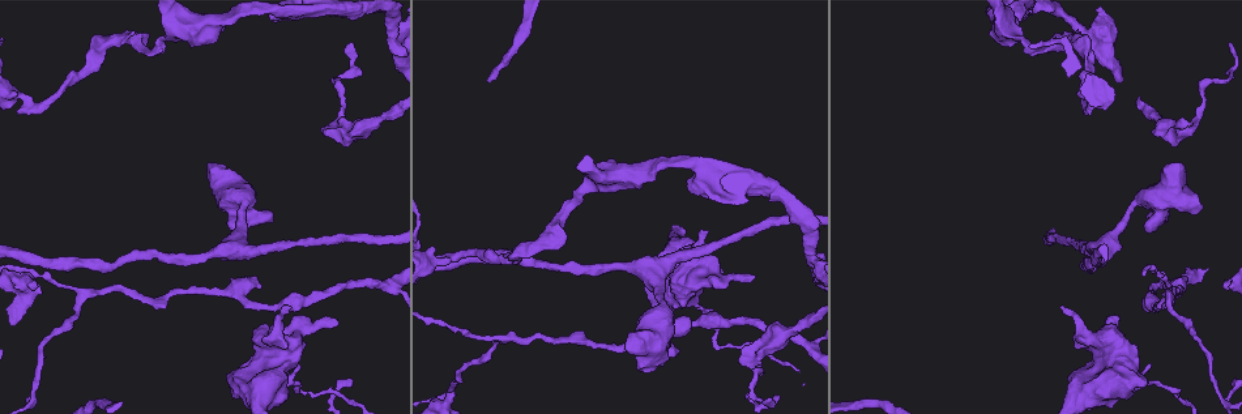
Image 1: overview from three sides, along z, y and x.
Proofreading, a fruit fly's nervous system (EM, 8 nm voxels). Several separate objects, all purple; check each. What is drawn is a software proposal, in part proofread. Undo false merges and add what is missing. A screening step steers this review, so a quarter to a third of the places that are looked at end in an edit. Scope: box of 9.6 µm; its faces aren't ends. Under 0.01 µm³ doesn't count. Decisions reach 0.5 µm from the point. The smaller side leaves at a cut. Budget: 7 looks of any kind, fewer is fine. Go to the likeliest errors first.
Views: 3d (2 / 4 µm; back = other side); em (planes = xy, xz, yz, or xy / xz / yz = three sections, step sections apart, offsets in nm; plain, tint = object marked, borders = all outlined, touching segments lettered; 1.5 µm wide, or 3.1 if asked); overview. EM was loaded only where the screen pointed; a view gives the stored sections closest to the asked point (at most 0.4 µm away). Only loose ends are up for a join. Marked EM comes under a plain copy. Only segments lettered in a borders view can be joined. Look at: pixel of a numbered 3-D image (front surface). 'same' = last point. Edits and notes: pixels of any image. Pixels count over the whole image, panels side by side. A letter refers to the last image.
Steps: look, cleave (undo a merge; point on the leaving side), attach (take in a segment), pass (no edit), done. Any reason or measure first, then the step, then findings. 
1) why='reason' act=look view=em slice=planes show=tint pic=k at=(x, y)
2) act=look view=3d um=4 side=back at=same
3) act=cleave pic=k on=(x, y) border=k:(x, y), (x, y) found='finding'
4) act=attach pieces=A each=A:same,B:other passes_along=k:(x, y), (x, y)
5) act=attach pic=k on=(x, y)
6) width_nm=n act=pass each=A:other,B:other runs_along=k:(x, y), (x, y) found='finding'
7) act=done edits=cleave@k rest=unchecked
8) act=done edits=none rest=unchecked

why='branch stops here' act=look view=3d um=2 pic=1 at=(755, 276)

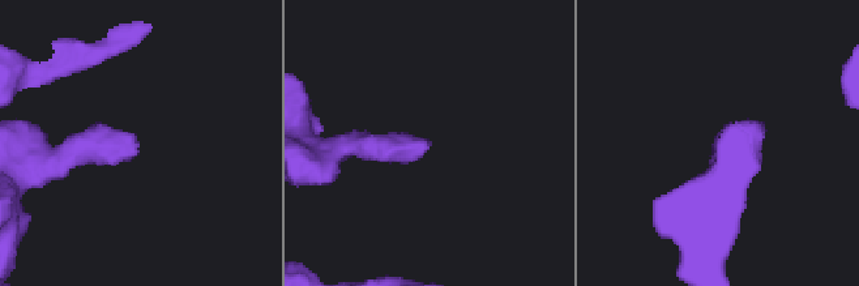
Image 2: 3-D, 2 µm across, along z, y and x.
act=look view=em slice=planes show=borders pic=2 at=(135, 143)

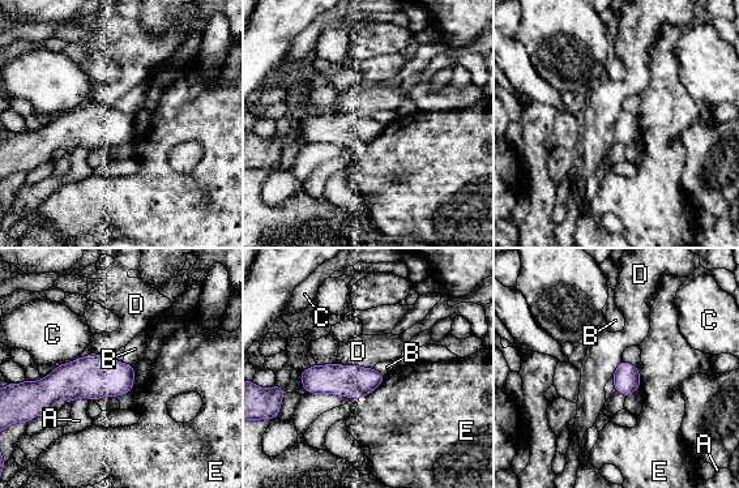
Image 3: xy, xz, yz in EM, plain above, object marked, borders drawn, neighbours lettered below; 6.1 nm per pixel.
act=pass each=A:other,B:other,C:other,D:other,E:other border=3:(385, 376), (370, 393), (359, 399) found='none of them fits'

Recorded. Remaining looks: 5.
why='sharp bend' act=look view=3d um=4 pic=1 at=(287, 384)

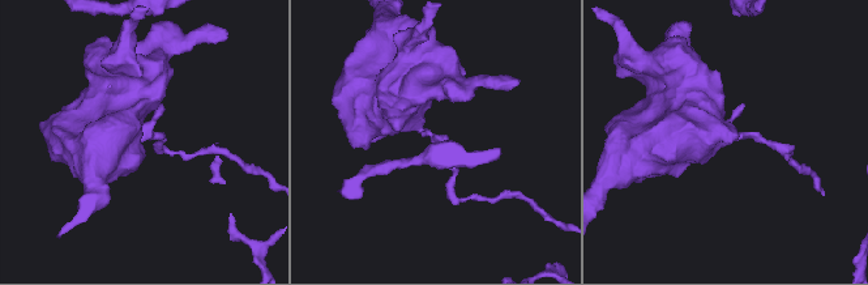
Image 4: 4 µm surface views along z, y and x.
act=look view=em slice=yz step=4 show=tint pic=4 at=(436, 141)

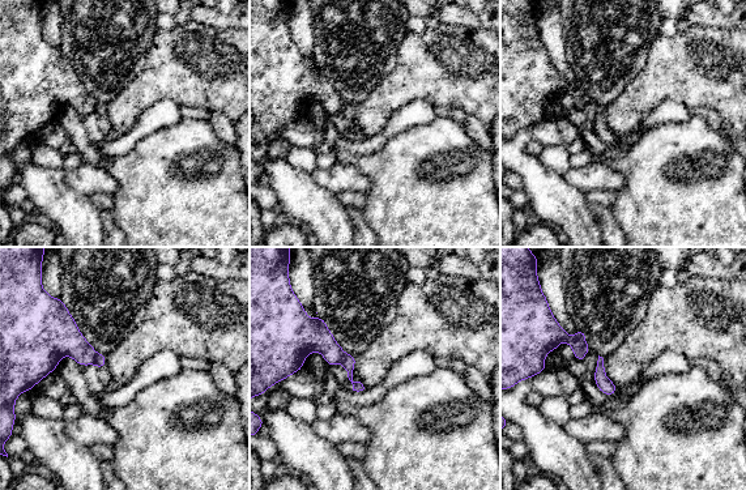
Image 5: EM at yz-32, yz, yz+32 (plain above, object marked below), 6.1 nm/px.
act=look view=em slice=yz step=4 show=borders at=same

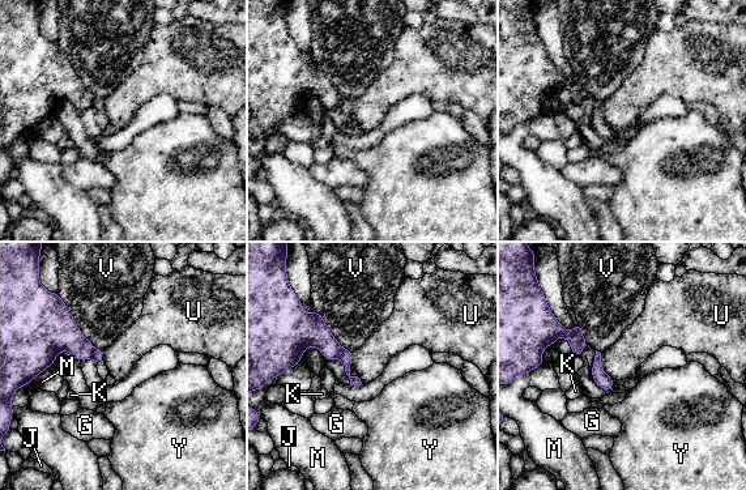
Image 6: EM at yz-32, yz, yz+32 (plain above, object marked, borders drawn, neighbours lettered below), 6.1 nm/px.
act=cleave pic=6 on=(97, 357) each=G:other,J:other,K:other,M:other,U:other,V:other,Y:other found='two neurons meet here'

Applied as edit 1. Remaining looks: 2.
act=done edits=cleave@6 rest=unchecked

